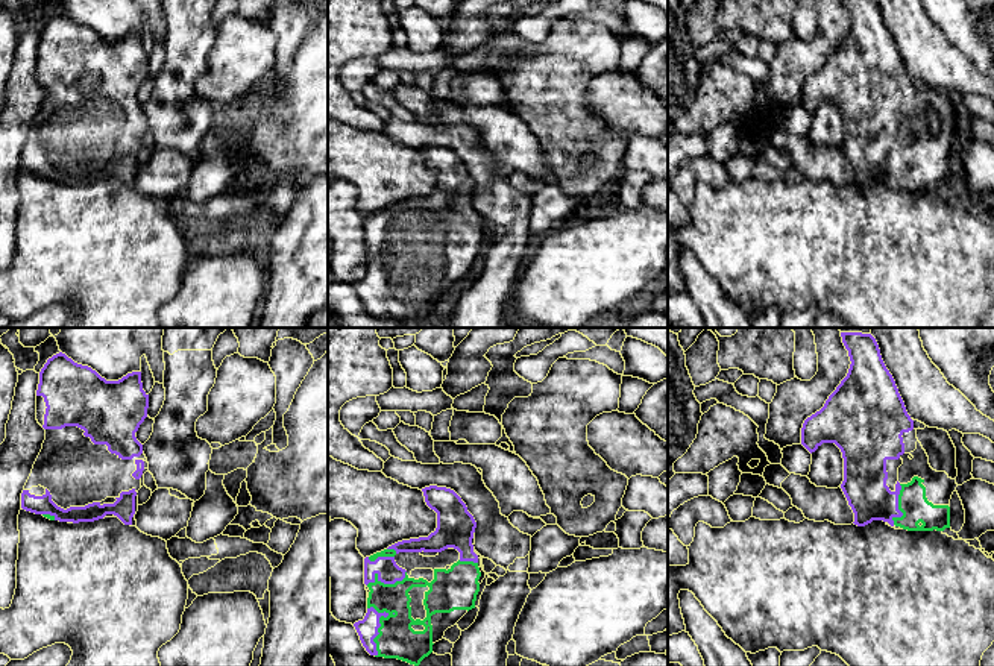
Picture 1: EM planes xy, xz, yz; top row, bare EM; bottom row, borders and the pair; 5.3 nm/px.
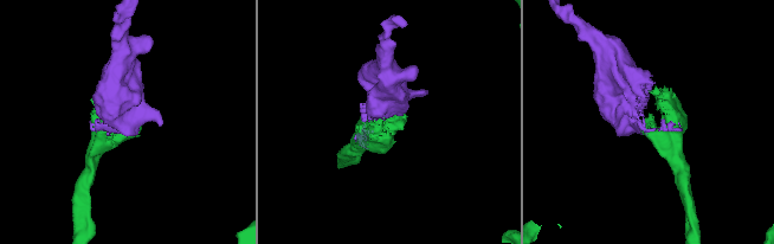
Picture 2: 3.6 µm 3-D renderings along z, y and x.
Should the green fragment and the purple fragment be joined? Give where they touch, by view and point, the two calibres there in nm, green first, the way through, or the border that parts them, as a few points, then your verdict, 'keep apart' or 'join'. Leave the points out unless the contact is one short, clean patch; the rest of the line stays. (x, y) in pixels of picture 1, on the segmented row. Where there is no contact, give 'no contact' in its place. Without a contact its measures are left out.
contact xz (378, 630); calibres 200 and 110 nm; join

